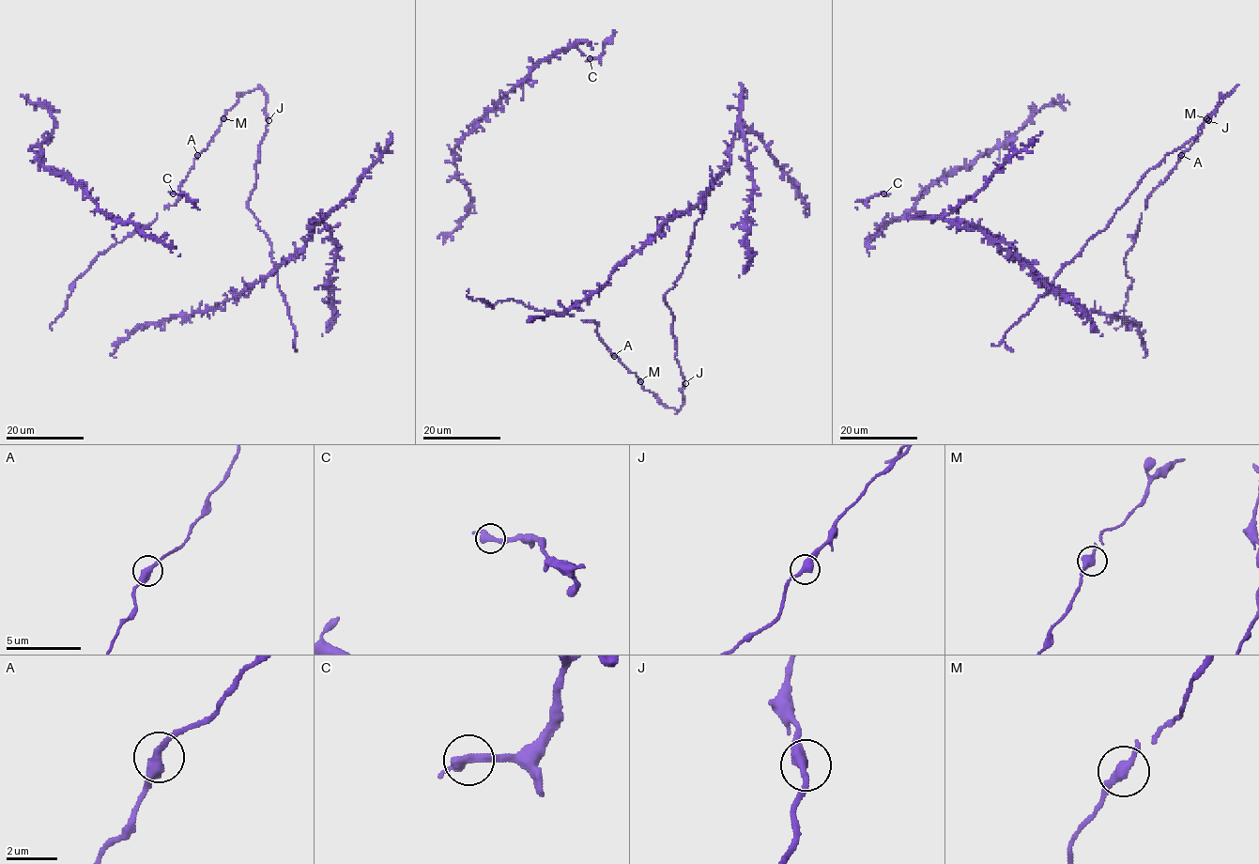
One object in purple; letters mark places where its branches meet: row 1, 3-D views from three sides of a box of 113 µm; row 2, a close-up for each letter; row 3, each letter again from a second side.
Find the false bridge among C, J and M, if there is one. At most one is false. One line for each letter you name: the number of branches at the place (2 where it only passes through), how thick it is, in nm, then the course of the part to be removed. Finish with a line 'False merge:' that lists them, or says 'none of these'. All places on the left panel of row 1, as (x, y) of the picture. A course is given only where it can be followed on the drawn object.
False merge: none of these

